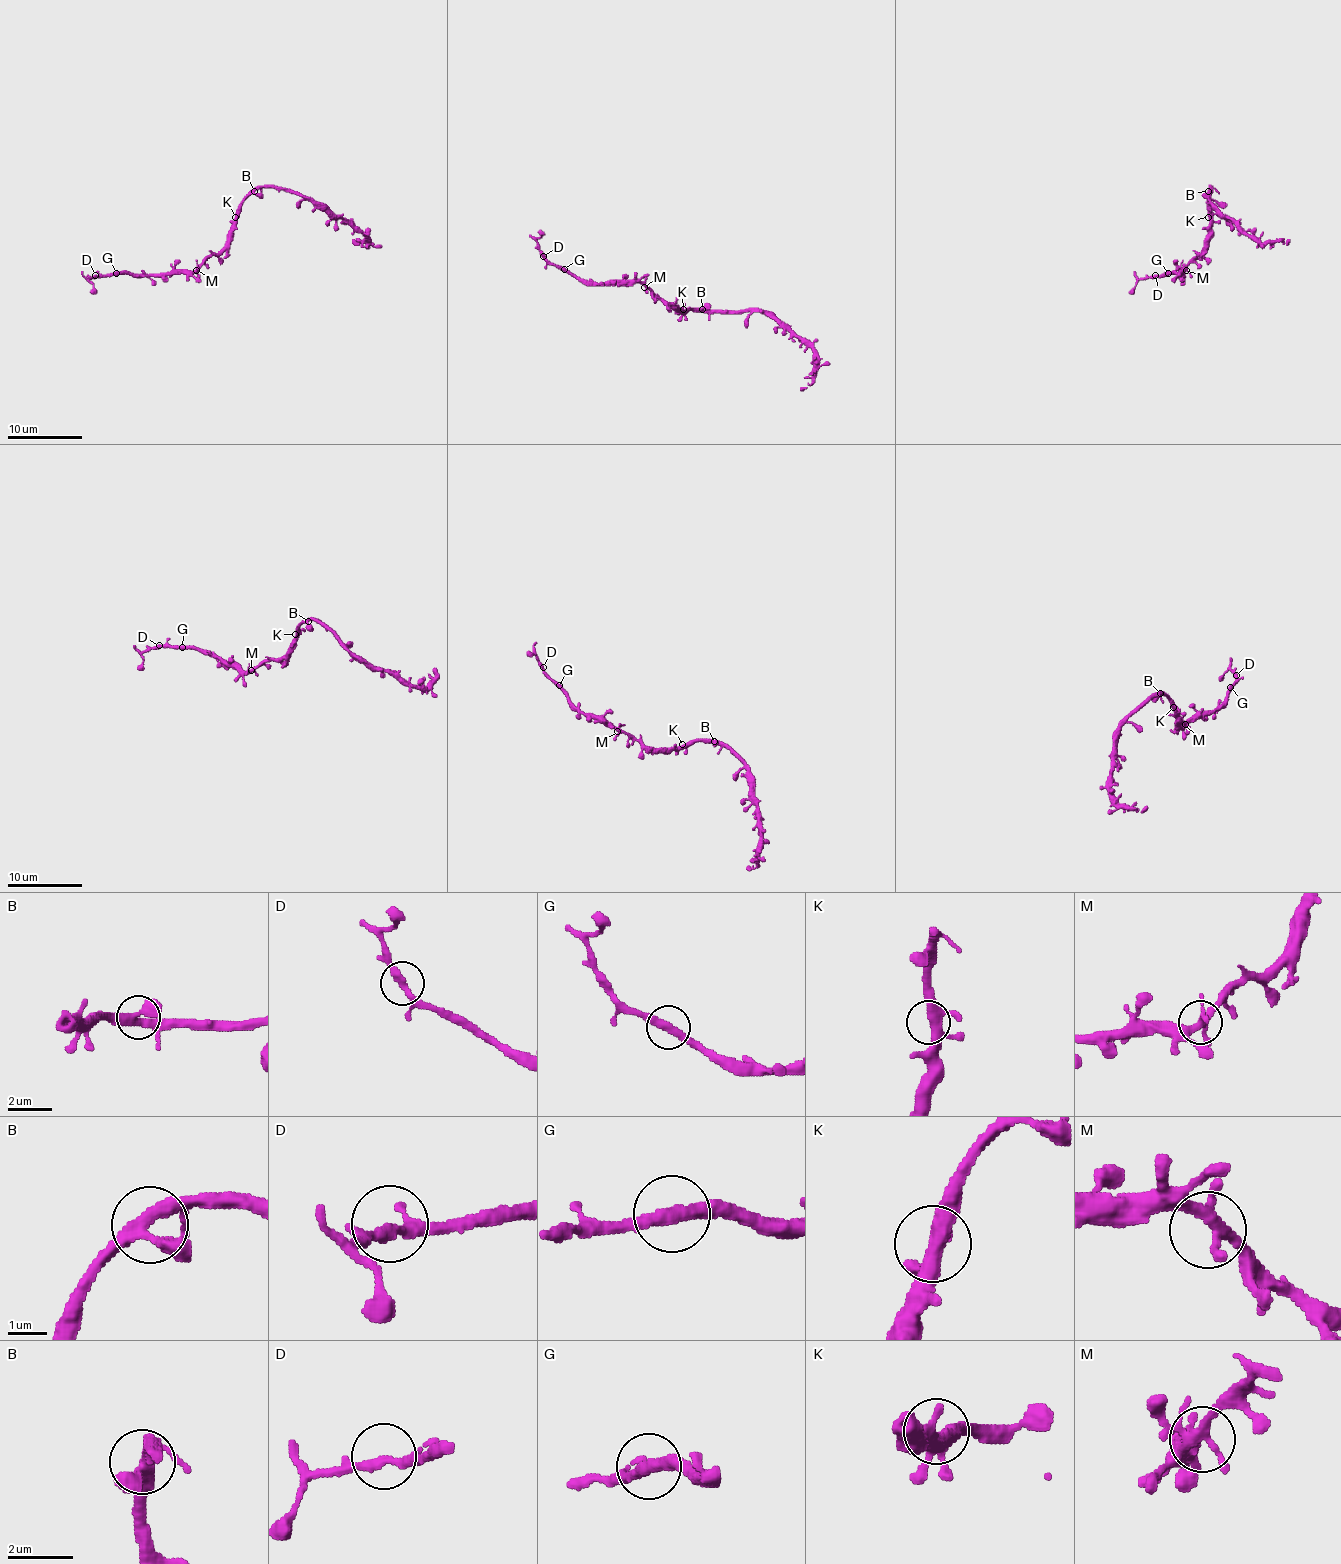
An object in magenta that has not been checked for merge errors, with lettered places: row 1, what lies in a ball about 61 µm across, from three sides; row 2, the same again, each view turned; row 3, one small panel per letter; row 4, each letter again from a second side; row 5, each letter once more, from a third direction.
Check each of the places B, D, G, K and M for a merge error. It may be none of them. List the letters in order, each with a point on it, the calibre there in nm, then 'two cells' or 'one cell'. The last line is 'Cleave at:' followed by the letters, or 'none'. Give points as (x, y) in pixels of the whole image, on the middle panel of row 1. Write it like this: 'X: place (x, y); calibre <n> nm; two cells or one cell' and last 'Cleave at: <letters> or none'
B: place (702, 309); calibre 340 nm; one cell
D: place (543, 256); calibre 280 nm; one cell
G: place (564, 269); calibre 360 nm; one cell
K: place (683, 309); calibre 380 nm; one cell
M: place (644, 287); calibre 280 nm; one cell
Cleave at: none

